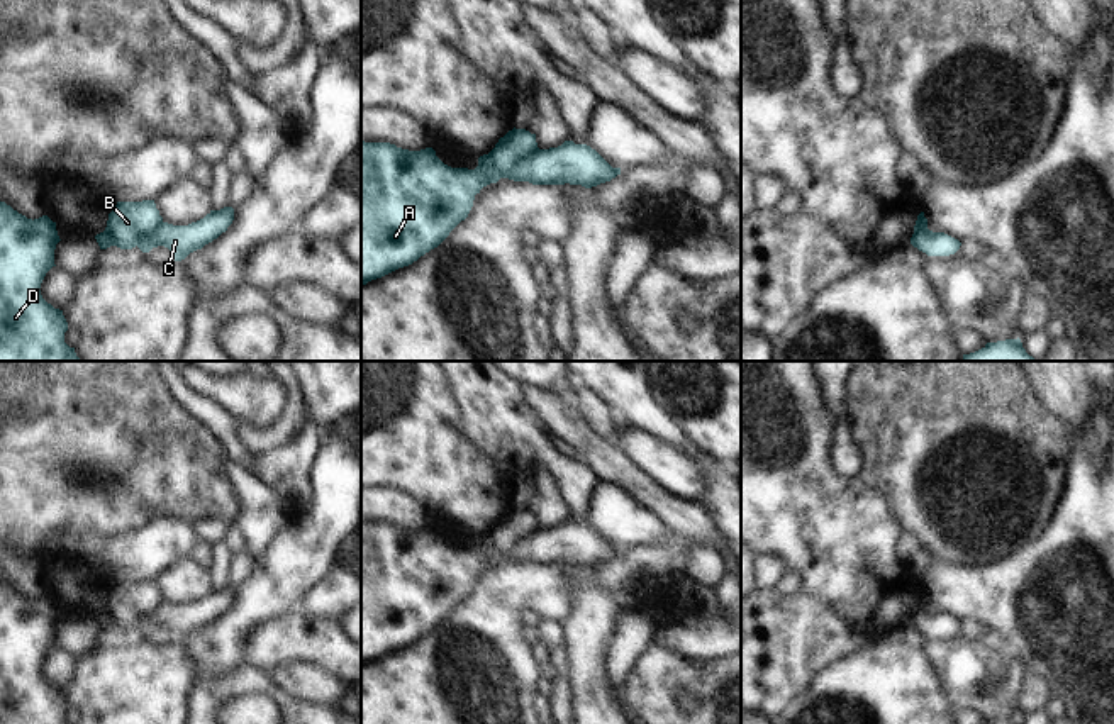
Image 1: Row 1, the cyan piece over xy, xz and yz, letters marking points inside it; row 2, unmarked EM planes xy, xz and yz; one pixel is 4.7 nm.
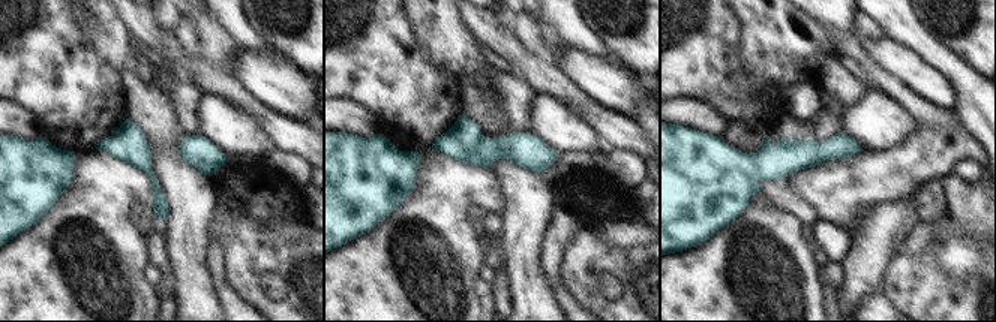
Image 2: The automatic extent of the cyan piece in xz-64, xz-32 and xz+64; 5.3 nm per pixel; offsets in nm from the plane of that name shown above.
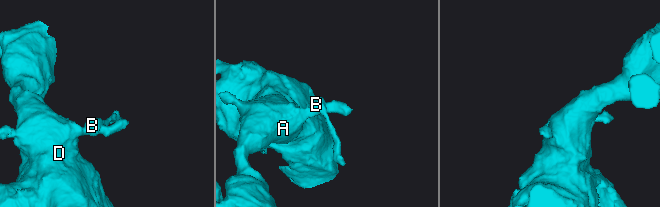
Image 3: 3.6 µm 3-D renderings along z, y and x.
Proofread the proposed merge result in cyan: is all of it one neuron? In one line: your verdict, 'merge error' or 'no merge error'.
merge error

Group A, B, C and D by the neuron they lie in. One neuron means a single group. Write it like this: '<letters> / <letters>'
A C D / B

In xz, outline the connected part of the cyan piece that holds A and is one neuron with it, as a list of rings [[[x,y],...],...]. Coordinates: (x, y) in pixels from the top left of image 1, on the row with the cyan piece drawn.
[[[361,141],[361,285],[409,266],[437,248],[468,217],[475,195],[497,183],[500,170],[487,154],[475,170],[444,164],[432,148],[409,151]]]

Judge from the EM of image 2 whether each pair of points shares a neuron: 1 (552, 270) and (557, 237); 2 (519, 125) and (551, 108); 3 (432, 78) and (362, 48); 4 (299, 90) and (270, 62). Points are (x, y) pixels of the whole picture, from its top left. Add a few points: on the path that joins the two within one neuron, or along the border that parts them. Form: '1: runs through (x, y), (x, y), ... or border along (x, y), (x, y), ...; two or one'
1: runs through (552, 262), (552, 244); one
2: border along (537, 95), (531, 104), (528, 131); two
3: runs through (414, 78), (405, 78), (380, 66); one
4: runs through (291, 83), (278, 69); one

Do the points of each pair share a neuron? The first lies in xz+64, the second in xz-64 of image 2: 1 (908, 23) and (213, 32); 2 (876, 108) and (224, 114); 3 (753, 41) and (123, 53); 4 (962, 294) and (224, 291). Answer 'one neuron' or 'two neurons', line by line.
1: two neurons
2: one neuron
3: one neuron
4: two neurons

